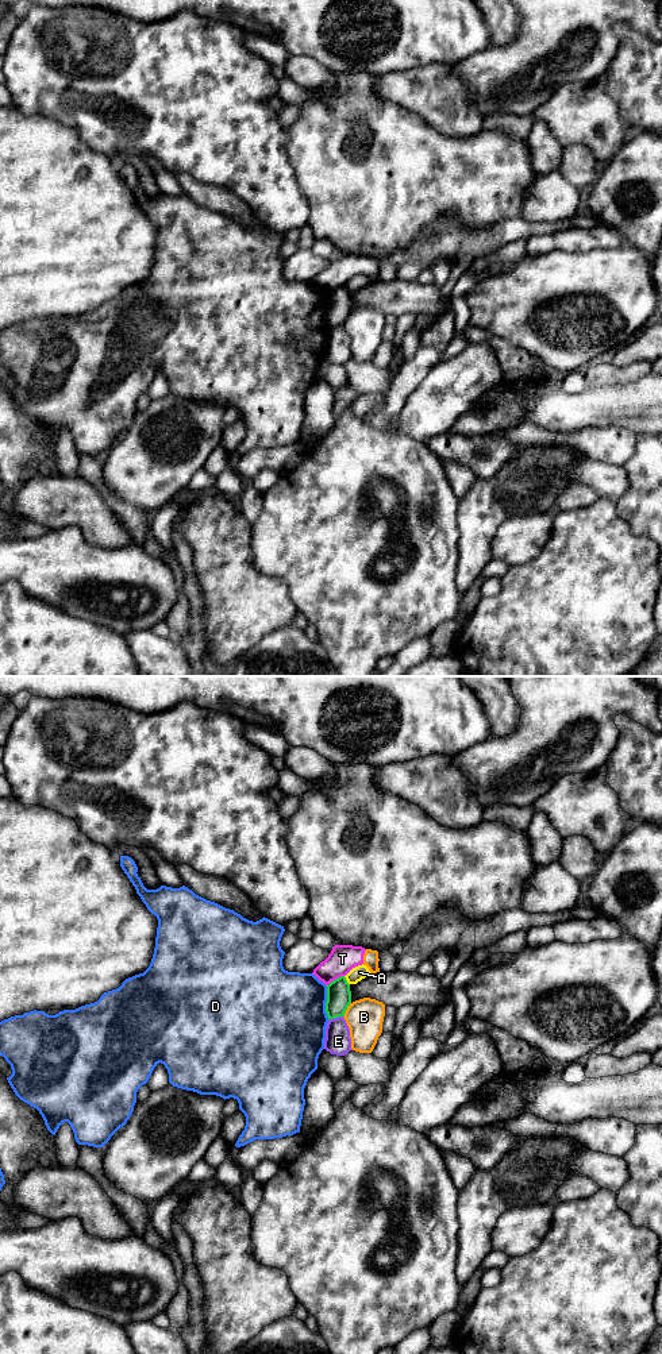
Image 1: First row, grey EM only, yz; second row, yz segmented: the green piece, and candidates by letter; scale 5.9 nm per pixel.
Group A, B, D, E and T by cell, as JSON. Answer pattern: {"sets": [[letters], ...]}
{"sets": [["A"], ["B", "T"], ["D"], ["E"]]}

